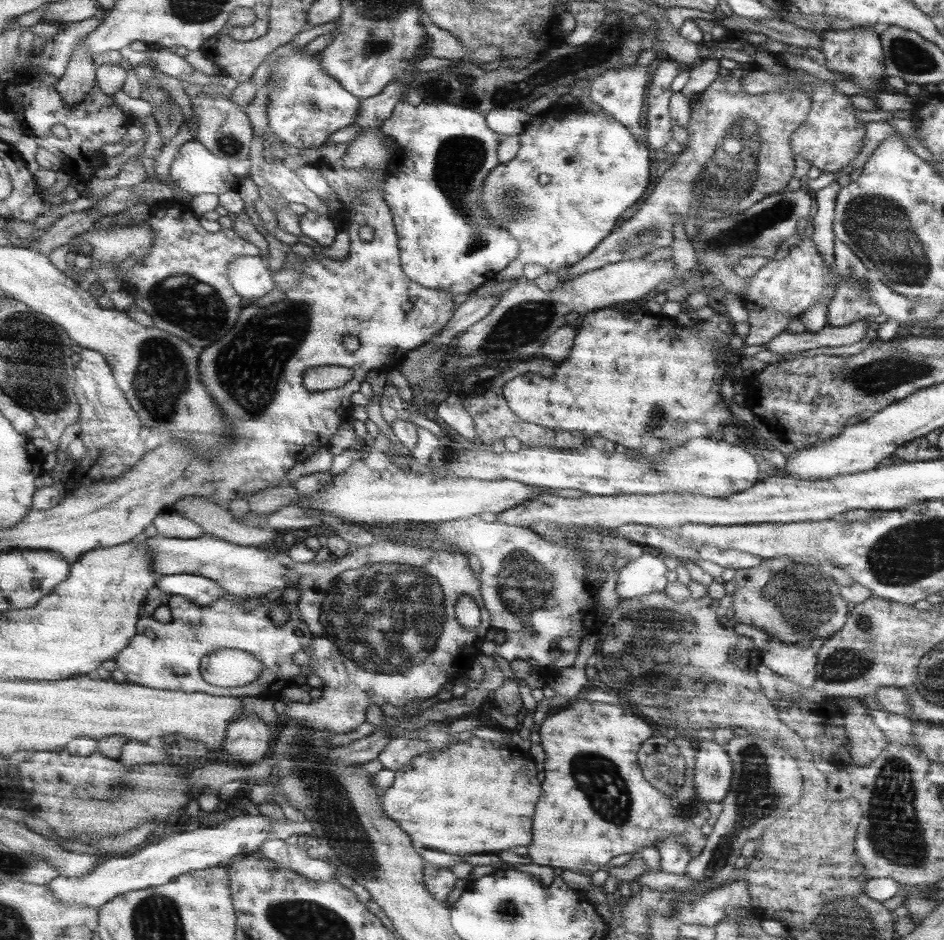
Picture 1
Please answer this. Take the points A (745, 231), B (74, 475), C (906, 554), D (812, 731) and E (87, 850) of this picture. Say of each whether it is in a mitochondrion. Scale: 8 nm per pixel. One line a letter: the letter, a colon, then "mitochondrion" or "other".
A: mitochondrion
B: other
C: mitochondrion
D: other
E: other

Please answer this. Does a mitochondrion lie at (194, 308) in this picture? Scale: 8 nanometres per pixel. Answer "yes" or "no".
yes

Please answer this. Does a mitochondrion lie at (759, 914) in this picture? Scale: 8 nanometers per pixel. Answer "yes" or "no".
no

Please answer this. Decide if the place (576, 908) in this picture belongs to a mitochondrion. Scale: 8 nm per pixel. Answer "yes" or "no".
no

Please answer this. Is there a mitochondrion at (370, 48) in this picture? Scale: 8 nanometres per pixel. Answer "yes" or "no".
yes

